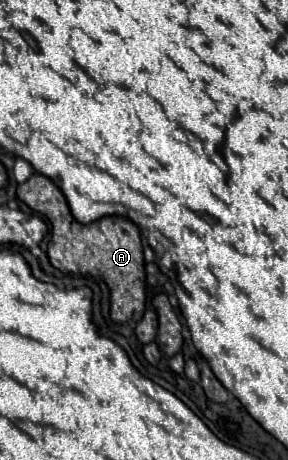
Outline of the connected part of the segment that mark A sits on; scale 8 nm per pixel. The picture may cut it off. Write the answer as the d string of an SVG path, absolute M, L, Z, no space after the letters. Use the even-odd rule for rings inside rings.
M42 174L30 176L24 184L18 186L18 198L28 204L32 210L42 214L46 220L52 224L52 240L48 246L48 258L52 266L56 266L62 272L74 272L74 274L92 274L100 276L108 286L110 286L110 302L112 302L112 320L116 322L128 322L128 320L142 320L144 316L144 306L146 306L146 270L144 270L144 246L142 246L142 236L140 228L126 216L104 216L92 224L80 224L68 204L60 188Z

